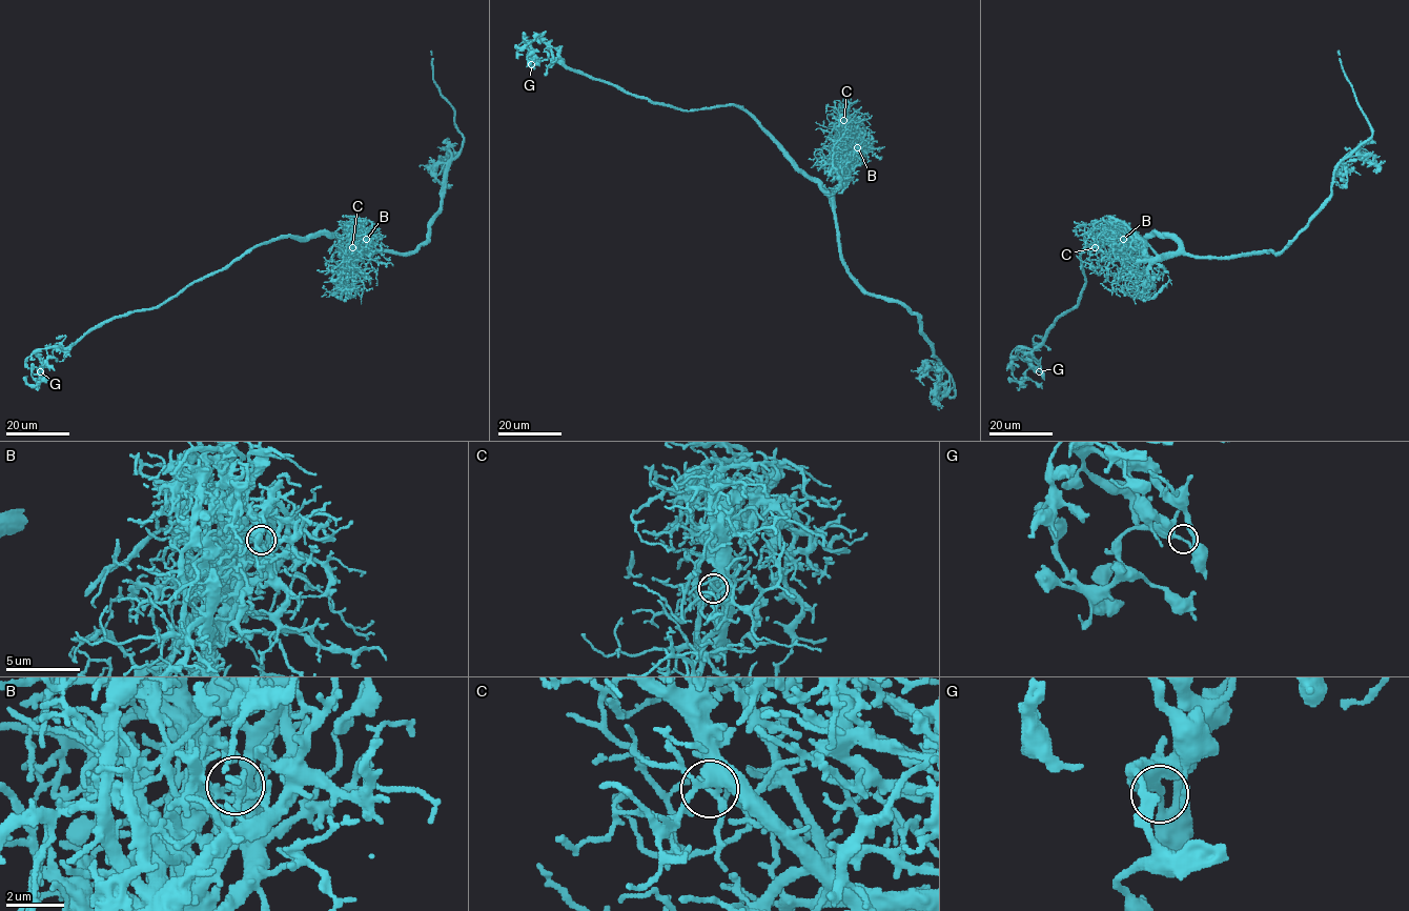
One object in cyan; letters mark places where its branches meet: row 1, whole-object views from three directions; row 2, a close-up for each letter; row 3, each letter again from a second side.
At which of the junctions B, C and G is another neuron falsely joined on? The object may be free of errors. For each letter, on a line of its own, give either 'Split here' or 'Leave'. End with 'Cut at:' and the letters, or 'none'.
B: Leave
C: Leave
G: Split here
Cut at: G

